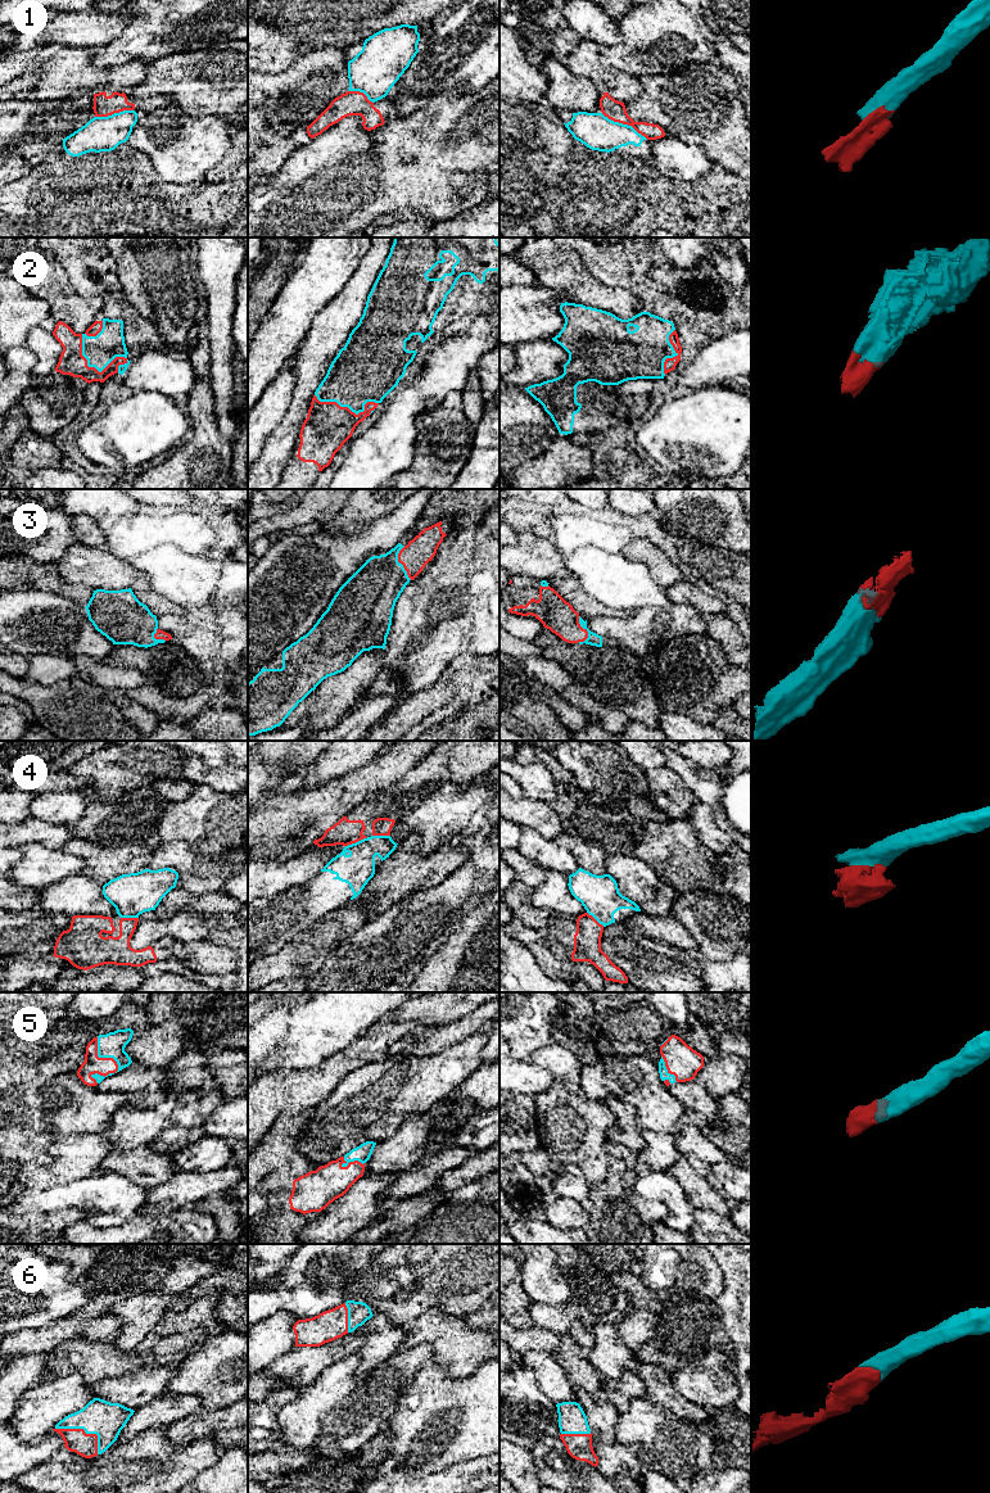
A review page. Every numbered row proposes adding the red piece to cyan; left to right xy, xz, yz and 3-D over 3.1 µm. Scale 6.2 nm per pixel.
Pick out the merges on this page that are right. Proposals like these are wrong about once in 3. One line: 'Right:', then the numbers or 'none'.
Right: 2, 3, 5, 6

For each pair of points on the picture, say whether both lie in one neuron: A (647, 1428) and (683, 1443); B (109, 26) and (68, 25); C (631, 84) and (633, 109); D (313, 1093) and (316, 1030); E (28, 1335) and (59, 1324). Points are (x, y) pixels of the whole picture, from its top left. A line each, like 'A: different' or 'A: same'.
A: same
B: same
C: different
D: different
E: same

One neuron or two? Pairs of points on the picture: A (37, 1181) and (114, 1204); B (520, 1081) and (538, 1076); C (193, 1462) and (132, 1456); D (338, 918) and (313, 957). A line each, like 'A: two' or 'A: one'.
A: two
B: one
C: one
D: one

